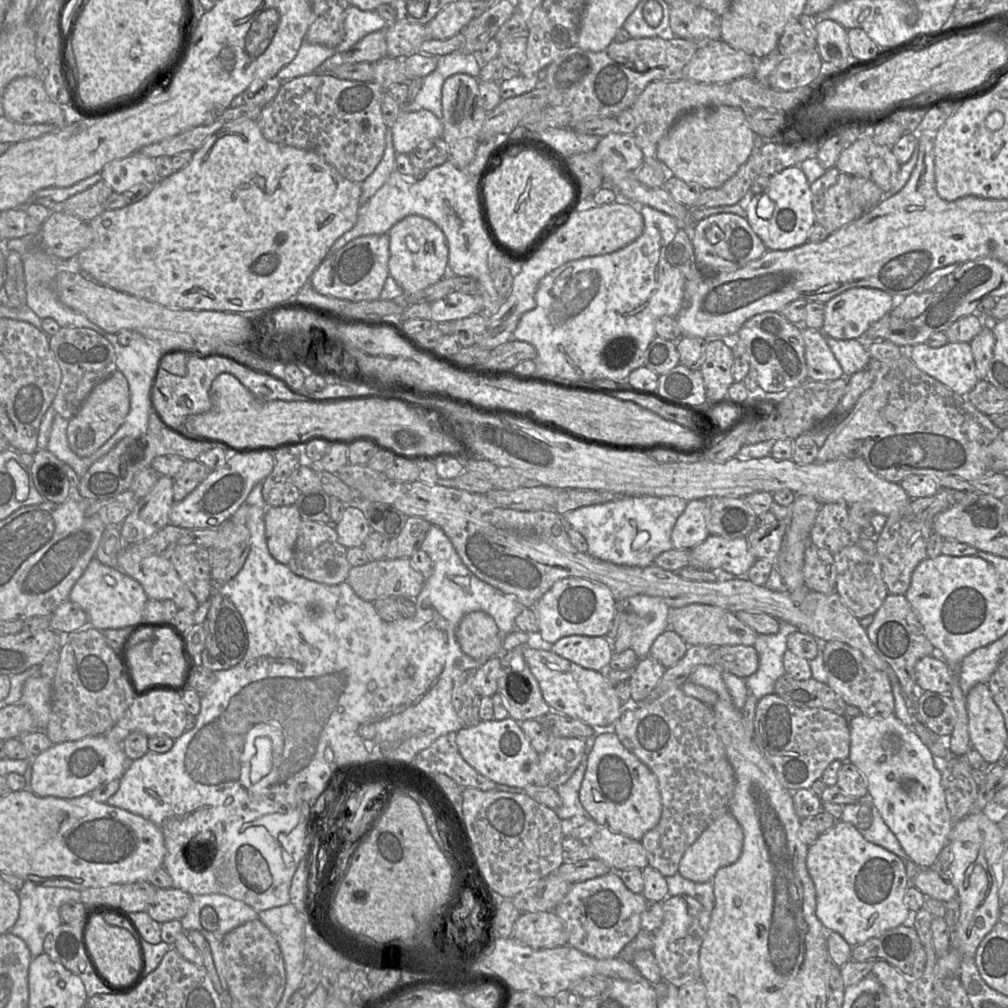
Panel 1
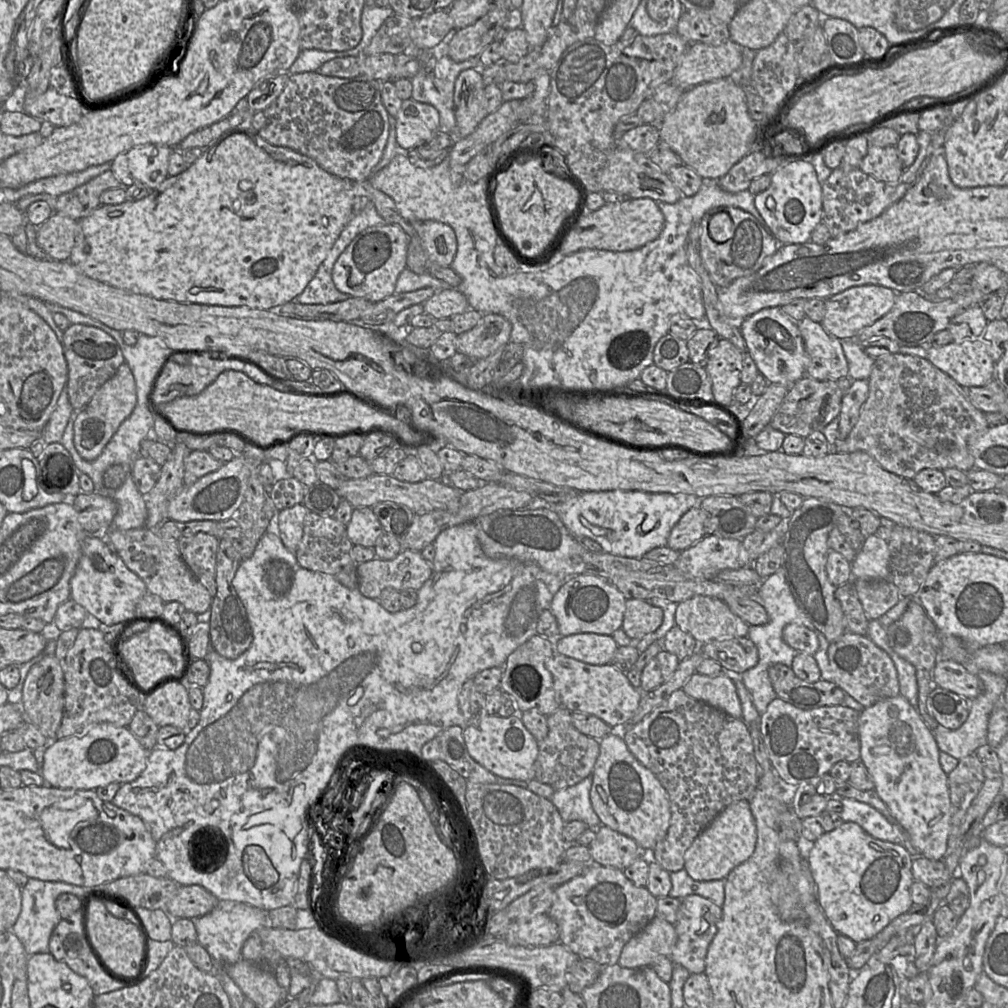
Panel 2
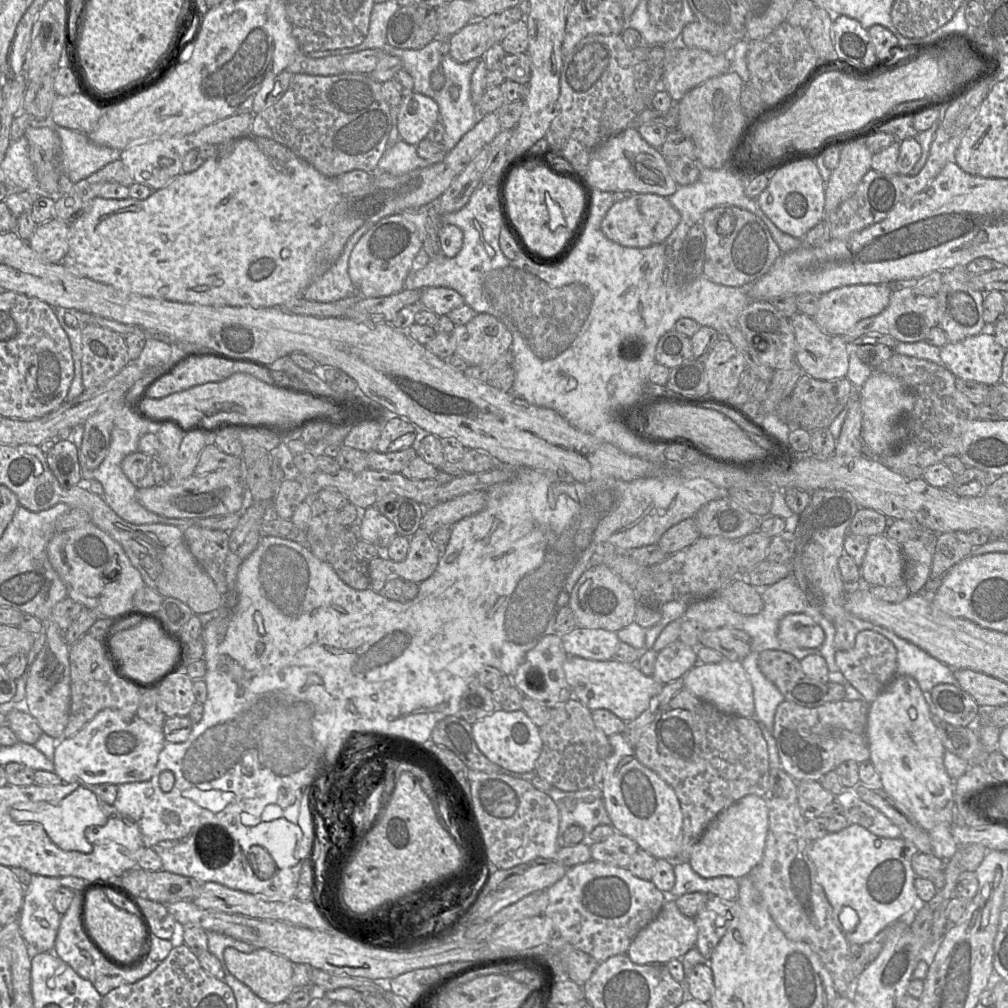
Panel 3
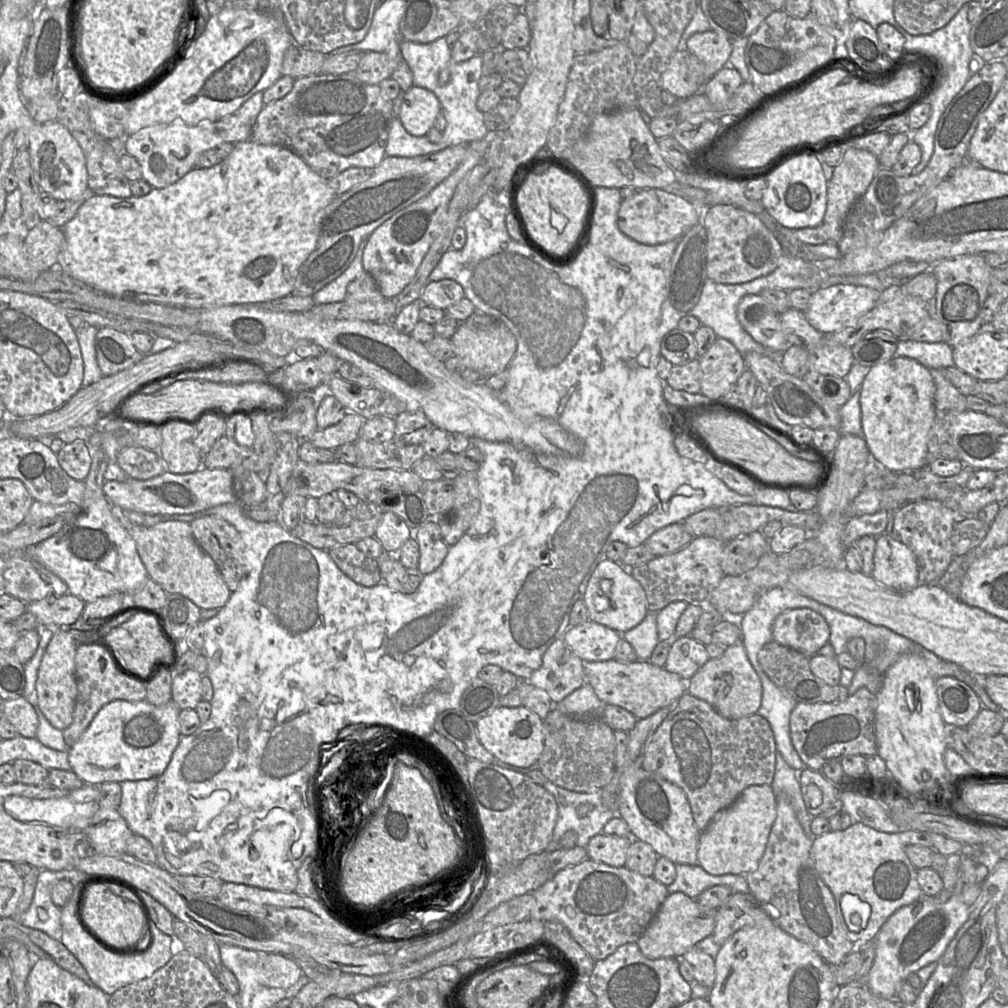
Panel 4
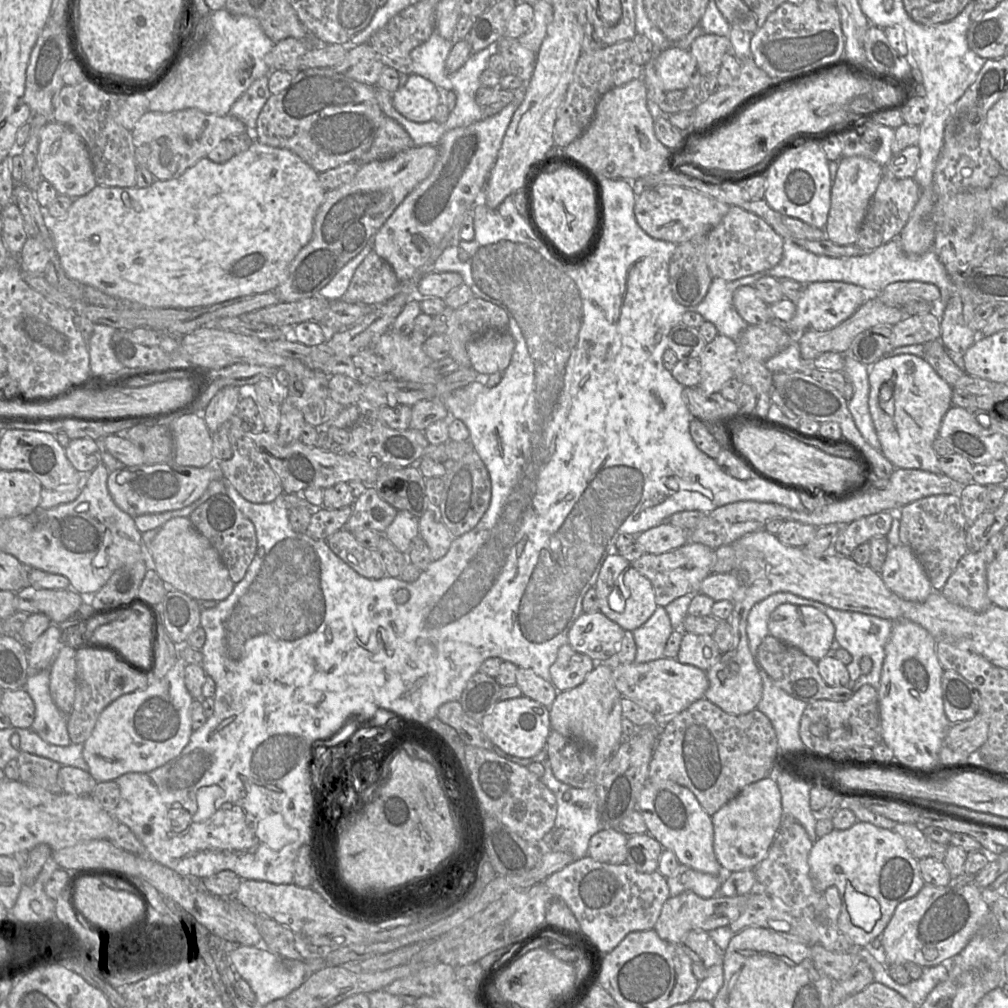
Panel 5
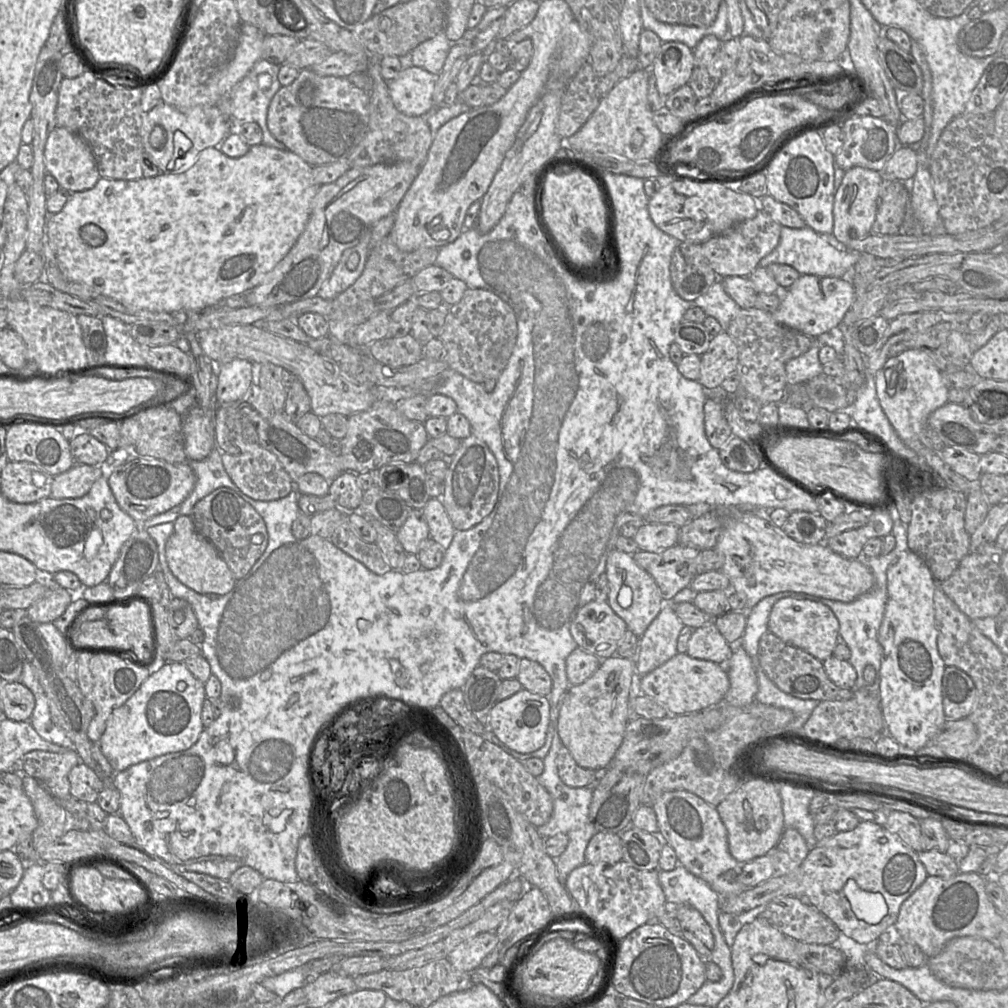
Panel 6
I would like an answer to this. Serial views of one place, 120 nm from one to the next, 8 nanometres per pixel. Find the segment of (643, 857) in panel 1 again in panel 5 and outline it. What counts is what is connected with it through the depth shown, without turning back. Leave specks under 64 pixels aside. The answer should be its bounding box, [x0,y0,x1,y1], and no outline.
[588,829,628,864]

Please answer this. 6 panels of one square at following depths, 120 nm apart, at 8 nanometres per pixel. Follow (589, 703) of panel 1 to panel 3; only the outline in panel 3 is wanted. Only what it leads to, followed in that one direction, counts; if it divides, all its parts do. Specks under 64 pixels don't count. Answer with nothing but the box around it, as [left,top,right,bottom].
[563,657,663,722]

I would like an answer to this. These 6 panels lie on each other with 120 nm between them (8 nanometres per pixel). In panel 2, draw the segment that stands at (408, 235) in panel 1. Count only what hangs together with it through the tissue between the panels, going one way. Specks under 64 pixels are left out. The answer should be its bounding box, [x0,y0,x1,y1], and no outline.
[406,221,456,274]

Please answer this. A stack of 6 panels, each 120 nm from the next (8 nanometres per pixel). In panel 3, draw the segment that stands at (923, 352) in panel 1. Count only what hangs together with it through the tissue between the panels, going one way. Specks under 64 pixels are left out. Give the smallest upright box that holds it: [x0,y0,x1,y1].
[940,330,1006,386]

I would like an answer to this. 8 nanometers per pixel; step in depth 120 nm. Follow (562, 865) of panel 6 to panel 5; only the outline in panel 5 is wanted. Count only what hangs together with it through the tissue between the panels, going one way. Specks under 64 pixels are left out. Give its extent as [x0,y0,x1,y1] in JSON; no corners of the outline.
[540,758,605,860]

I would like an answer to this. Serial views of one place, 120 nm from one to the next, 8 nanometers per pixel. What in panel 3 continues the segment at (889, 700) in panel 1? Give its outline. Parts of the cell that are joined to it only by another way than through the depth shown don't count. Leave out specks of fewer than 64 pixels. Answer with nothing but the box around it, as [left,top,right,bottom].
[835,630,897,703]

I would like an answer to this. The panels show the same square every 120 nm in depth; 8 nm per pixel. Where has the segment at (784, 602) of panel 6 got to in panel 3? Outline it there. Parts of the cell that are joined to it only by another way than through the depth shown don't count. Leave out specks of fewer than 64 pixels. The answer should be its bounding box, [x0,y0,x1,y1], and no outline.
[777,613,825,648]

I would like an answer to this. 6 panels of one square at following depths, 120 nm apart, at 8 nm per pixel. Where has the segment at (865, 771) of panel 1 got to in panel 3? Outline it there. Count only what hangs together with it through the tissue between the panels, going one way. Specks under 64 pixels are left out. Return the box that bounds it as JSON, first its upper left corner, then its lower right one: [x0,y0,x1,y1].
[867,675,959,861]

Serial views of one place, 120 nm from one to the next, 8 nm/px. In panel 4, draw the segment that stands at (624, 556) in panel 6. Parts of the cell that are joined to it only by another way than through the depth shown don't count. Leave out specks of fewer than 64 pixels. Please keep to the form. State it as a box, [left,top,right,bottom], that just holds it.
[582,559,648,634]

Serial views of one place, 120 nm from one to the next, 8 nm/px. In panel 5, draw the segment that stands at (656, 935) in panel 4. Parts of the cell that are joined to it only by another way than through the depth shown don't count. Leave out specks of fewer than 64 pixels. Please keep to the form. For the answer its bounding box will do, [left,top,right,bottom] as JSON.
[653,891,749,944]

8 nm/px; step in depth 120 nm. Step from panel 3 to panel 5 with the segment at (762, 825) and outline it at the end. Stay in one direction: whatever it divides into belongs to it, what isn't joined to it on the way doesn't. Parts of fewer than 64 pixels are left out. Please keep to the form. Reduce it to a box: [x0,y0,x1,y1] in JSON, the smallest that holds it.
[711,778,783,873]

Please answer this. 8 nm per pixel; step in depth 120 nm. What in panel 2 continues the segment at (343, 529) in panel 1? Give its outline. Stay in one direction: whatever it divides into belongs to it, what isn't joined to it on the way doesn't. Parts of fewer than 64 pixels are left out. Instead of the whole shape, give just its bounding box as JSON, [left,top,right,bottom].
[346,507,384,547]

